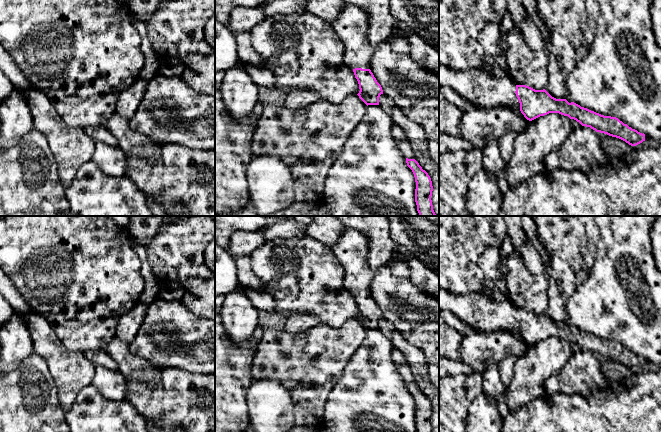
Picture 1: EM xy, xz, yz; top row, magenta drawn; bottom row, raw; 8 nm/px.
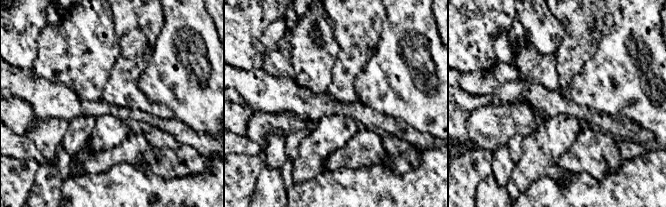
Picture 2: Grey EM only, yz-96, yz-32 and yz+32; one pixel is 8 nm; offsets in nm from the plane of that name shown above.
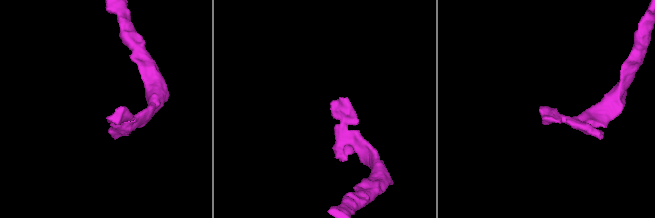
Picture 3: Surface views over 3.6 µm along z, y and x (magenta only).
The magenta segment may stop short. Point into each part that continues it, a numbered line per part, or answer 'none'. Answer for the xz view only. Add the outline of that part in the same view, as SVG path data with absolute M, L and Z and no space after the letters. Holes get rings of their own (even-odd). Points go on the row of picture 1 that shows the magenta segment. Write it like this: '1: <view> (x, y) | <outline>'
1: xz (351, 25) | M345 2L331 25L344 43L344 62L350 69L370 69L374 48L367 39L368 13L360 6Z

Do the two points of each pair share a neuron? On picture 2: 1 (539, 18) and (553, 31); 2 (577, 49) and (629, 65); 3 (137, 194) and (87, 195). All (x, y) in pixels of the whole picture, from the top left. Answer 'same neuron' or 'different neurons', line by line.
1: same neuron
2: different neurons
3: same neuron

